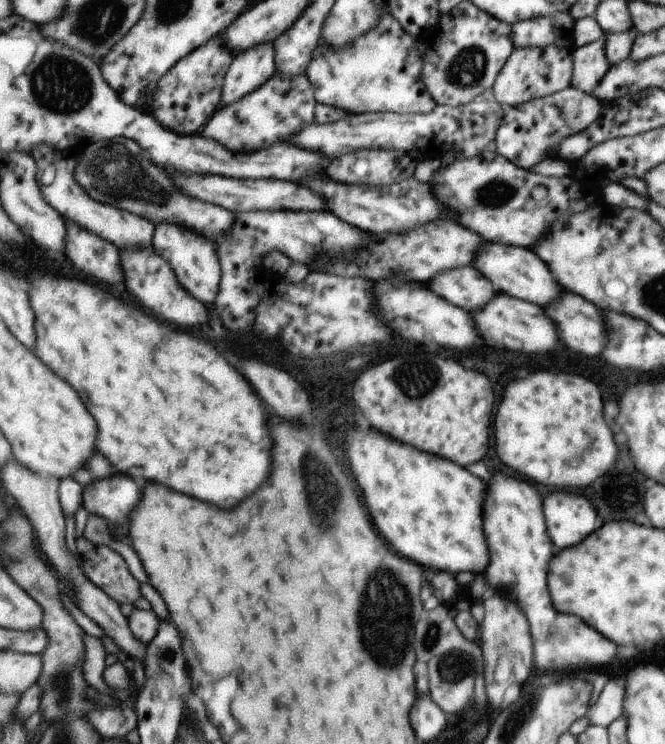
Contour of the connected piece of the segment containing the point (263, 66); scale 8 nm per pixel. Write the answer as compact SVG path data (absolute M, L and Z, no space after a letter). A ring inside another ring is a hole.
M259 44L257 48L249 48L249 52L241 52L233 58L223 85L223 102L233 104L241 96L253 92L267 83L275 73L276 56L269 44Z

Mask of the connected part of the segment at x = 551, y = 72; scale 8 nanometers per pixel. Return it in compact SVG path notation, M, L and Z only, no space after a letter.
M571 47L514 48L492 84L494 99L505 108L527 103L571 86L573 66Z

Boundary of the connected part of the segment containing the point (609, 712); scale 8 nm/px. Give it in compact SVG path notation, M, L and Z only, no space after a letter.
M621 678L607 681L593 706L587 710L585 718L589 725L607 728L623 710L624 687Z

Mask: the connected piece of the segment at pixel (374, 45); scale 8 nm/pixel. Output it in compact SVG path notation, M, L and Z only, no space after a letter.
M385 2L381 8L381 20L341 48L331 48L319 42L305 72L313 87L317 103L341 108L349 114L378 113L379 111L427 114L436 102L421 82L423 59L409 59L411 34L403 32L400 22L391 16Z

